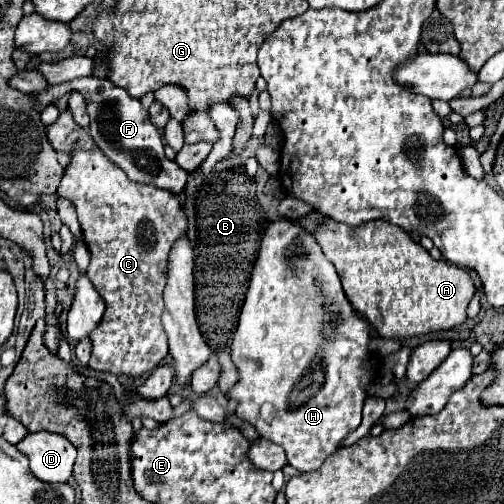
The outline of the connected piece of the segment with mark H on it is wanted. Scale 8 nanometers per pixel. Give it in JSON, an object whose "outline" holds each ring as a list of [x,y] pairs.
{"outline":[[[281,218],[271,222],[261,238],[239,326],[231,342],[231,358],[241,380],[227,396],[239,400],[237,416],[251,422],[261,438],[281,444],[289,464],[299,472],[321,468],[325,458],[339,448],[339,440],[361,424],[361,410],[367,398],[365,388],[375,384],[379,370],[367,344],[369,324],[353,310],[341,288],[335,266],[323,256],[313,234],[293,220]]]}

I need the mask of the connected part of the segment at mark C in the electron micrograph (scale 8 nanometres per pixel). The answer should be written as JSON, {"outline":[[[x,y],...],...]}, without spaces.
{"outline":[[[99,148],[75,150],[71,154],[67,172],[59,186],[59,194],[69,198],[77,208],[83,242],[87,244],[91,254],[87,276],[107,306],[101,324],[89,334],[93,342],[89,368],[111,372],[115,376],[141,378],[149,370],[157,368],[167,356],[167,336],[161,326],[161,314],[165,308],[163,288],[169,268],[169,252],[173,244],[187,234],[187,214],[183,210],[183,204],[173,192],[157,188],[155,184],[131,182],[125,172],[111,160],[107,160],[107,156]]]}

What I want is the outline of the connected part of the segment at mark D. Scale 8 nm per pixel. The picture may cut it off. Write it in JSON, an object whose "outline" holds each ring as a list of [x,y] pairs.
{"outline":[[[33,432],[27,434],[19,444],[21,450],[29,458],[31,472],[41,482],[67,482],[73,464],[77,458],[75,446],[61,434],[53,432]]]}

